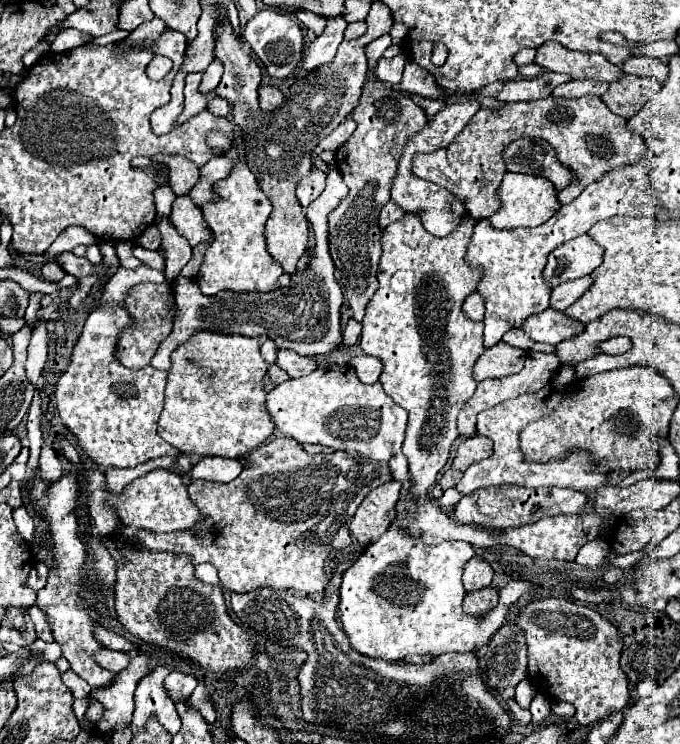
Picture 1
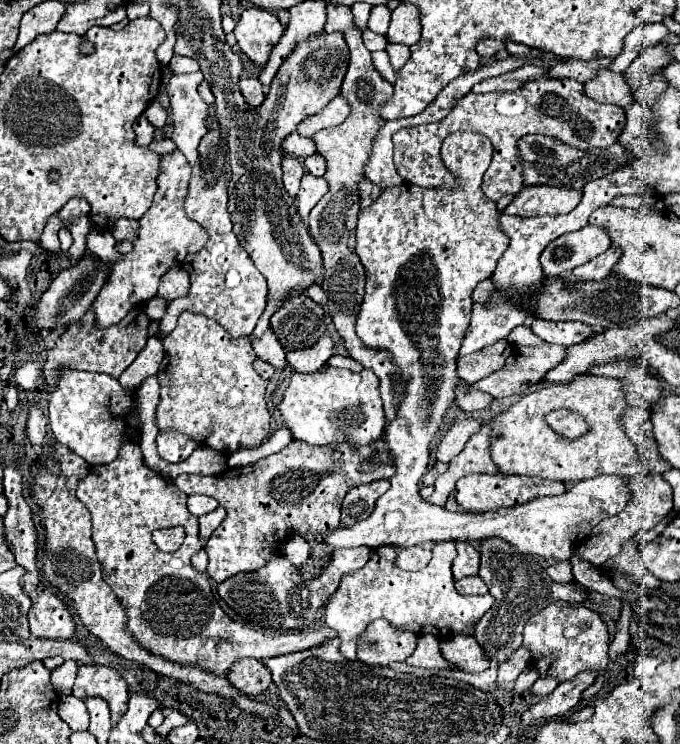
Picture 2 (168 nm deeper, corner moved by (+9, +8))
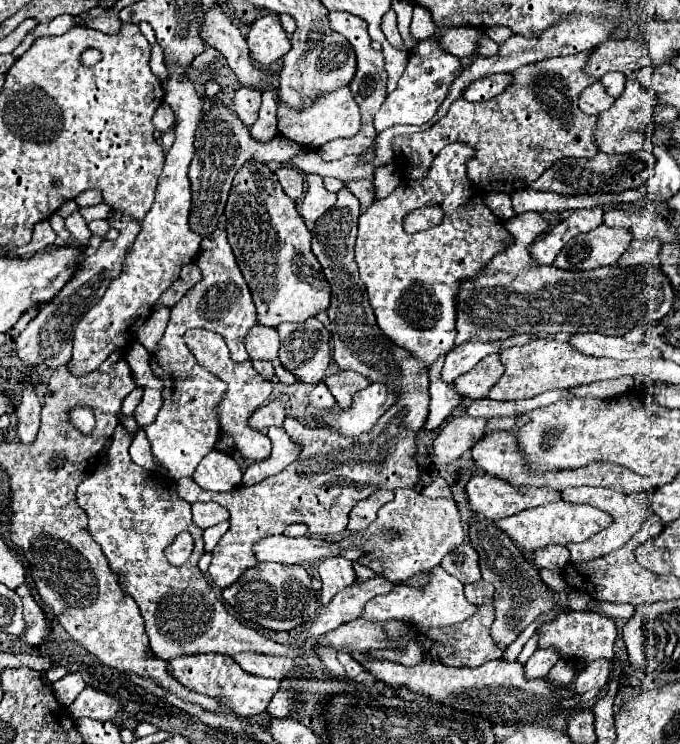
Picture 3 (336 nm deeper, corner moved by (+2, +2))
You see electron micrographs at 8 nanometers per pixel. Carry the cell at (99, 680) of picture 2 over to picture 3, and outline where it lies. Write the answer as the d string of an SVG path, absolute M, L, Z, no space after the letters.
M87 686L77 696L77 700L69 706L69 712L73 718L87 716L87 718L101 720L101 722L111 720L119 710L121 710L121 704L117 698L113 698L101 690L95 690L91 686Z

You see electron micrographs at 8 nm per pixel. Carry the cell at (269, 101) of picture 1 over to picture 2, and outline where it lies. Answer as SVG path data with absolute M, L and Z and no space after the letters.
M246 78L246 80L240 80L240 90L242 90L242 94L244 94L244 98L246 98L246 102L250 104L250 106L260 106L262 102L264 102L264 92L262 92L262 84L260 84L260 80L258 78Z

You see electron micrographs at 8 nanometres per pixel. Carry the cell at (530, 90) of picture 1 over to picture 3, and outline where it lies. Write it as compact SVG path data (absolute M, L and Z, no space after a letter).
M491 74L485 78L479 78L477 82L471 82L471 86L465 88L463 98L469 102L483 102L491 100L493 96L501 94L511 84L509 74Z

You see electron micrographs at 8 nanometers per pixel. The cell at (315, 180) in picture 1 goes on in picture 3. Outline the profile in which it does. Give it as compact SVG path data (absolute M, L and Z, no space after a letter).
M281 166L279 170L275 170L275 176L279 180L279 184L283 186L283 192L293 198L299 200L303 196L303 188L305 188L305 174L301 174L301 170L291 168L291 166Z

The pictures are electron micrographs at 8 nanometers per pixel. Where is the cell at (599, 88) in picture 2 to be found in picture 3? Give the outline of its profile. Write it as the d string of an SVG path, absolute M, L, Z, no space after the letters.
M595 82L591 86L587 86L581 94L579 94L579 108L585 114L601 114L605 110L609 110L613 106L613 98L605 92L601 82Z

